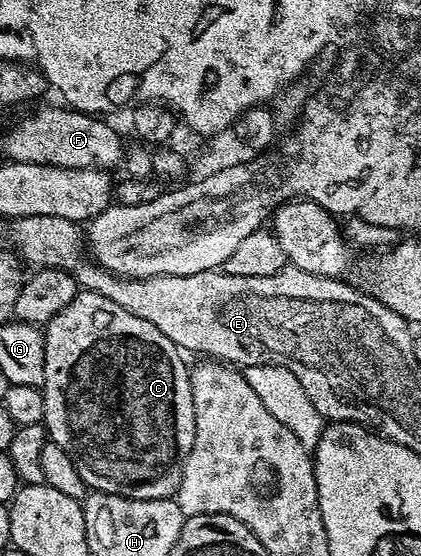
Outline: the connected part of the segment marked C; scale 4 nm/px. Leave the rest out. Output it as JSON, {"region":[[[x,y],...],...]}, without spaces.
{"region":[[[87,290],[78,291],[61,312],[54,314],[43,334],[46,366],[42,423],[47,429],[47,439],[70,454],[85,486],[94,492],[118,494],[122,498],[175,497],[196,433],[192,378],[181,349],[158,326],[146,322],[146,318],[130,314],[118,302]]]}

